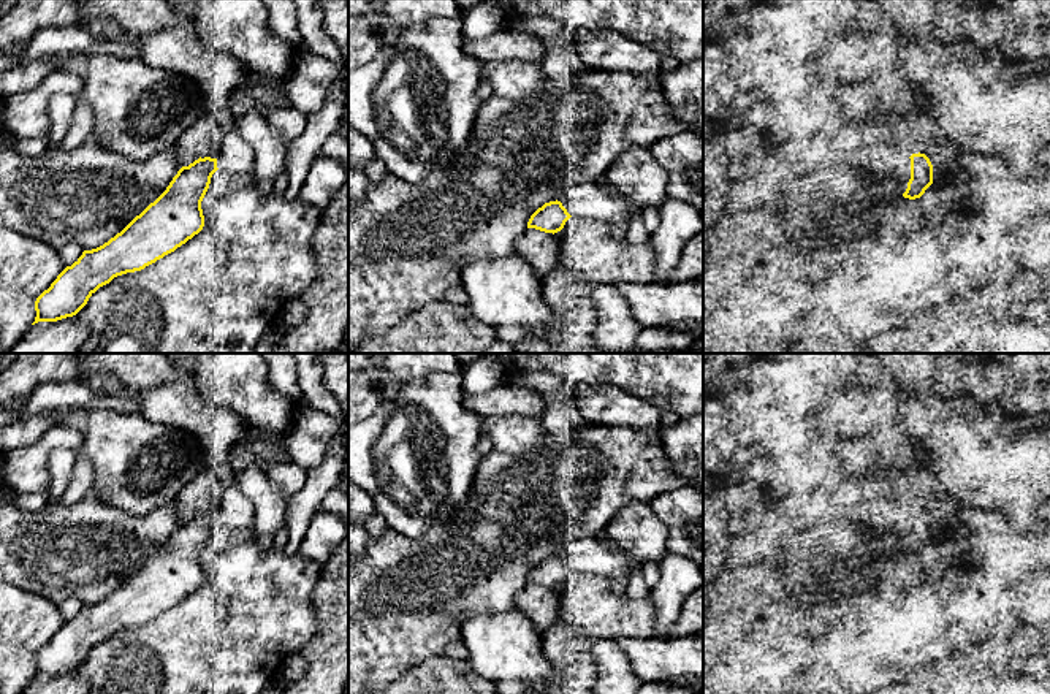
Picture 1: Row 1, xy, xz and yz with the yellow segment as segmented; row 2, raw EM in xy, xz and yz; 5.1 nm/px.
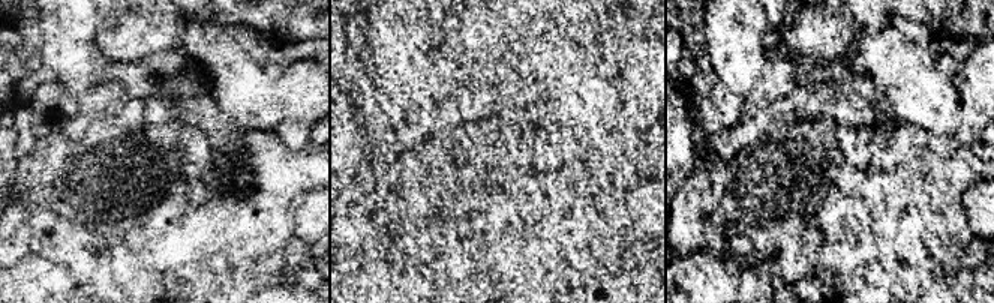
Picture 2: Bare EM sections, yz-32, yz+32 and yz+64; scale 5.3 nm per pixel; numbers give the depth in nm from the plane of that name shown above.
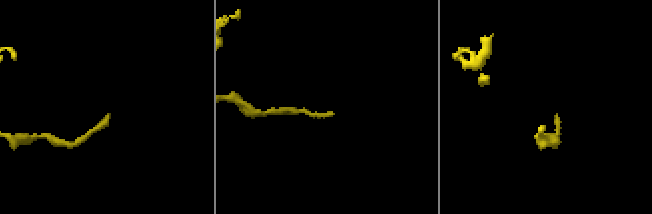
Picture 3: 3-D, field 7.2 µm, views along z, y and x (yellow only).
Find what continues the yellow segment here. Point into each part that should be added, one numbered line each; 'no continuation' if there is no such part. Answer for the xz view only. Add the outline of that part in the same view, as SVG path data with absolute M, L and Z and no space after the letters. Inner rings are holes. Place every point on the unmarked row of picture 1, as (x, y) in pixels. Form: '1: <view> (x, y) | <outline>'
1: xz (588, 555) | M597 536L567 542L559 555L572 572L591 574L607 580L630 580L632 558L622 548L610 548Z

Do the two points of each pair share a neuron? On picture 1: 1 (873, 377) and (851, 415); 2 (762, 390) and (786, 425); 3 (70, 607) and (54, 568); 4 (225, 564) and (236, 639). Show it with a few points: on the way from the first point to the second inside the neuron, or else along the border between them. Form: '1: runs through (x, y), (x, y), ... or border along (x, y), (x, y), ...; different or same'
1: runs through (867, 387), (867, 396), (857, 406); same
2: runs through (770, 398), (778, 406), (778, 417); same
3: border along (84, 604), (75, 598), (67, 598), (59, 606); different
4: runs through (236, 583), (236, 620); same

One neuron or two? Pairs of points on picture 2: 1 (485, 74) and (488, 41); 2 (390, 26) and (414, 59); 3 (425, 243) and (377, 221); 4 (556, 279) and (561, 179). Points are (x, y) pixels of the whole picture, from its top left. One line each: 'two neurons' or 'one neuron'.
1: two neurons
2: one neuron
3: one neuron
4: one neuron

